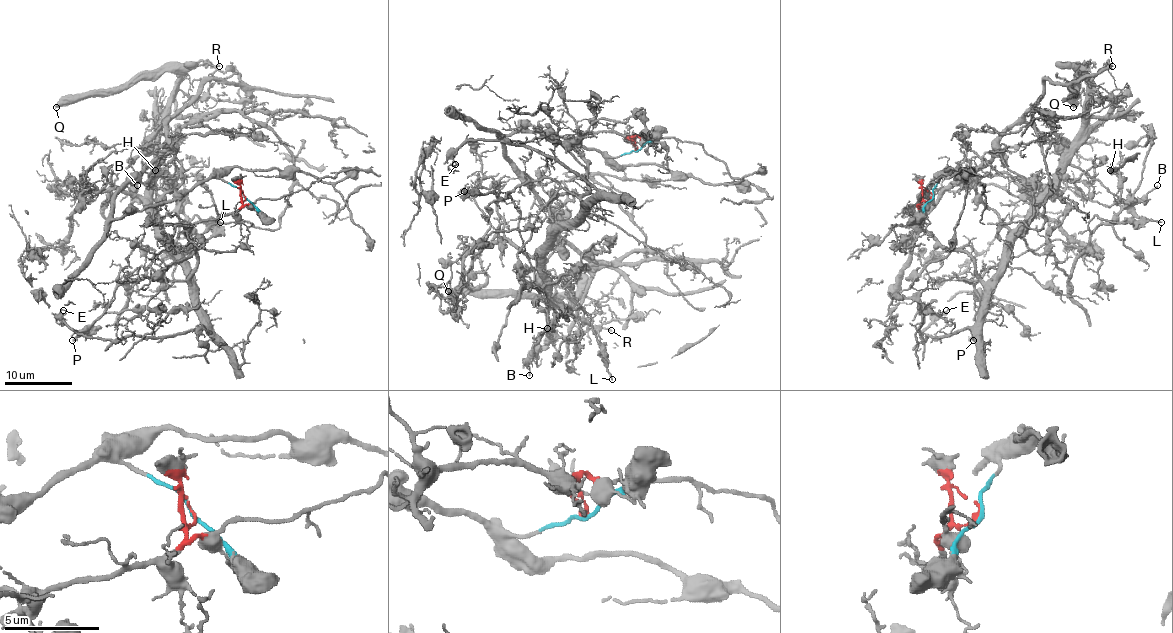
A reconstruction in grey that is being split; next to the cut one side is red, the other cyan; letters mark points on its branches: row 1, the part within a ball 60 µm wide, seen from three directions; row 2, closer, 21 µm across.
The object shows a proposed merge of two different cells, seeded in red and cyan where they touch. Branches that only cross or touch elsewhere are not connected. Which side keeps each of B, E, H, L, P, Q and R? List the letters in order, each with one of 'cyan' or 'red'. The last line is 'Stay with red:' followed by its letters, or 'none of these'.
B: red
E: red
H: red
L: red
P: red
Q: red
R: red
Stay with red: B, E, H, L, P, Q, R

